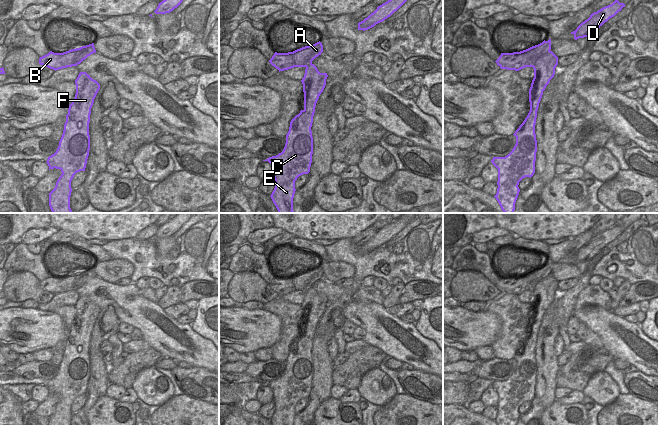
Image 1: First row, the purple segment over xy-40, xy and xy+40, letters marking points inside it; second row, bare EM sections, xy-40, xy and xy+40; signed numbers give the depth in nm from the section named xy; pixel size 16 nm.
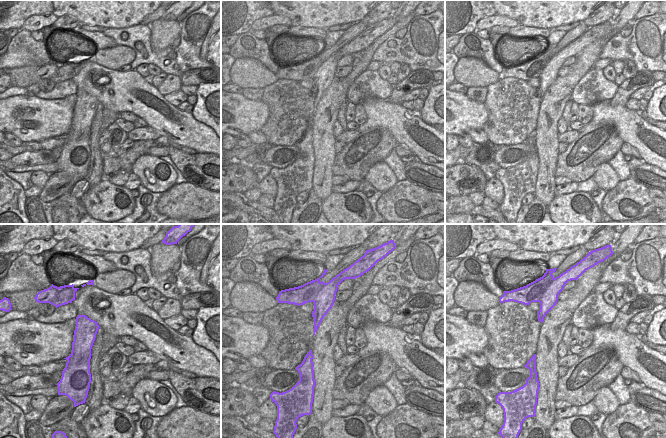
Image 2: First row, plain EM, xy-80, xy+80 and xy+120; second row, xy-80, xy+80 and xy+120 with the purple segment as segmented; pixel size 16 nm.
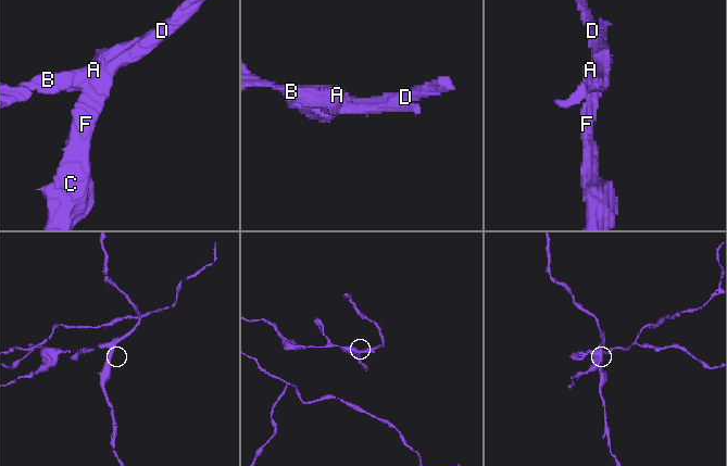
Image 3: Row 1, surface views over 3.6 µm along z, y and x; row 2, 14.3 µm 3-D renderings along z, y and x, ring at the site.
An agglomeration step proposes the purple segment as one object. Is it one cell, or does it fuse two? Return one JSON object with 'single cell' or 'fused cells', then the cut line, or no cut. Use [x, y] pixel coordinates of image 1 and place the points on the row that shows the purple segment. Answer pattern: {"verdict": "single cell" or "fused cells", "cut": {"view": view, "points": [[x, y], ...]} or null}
{"verdict": "fused cells", "cut": {"view": "xy+40", "points": [[549, 50], [536, 61], [533, 67]]}}

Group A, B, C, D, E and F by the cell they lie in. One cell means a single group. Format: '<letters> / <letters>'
A B / C D E F

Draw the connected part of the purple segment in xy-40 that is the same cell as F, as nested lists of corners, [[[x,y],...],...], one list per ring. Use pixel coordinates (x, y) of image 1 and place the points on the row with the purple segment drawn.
[[[80,72],[75,80],[76,94],[69,105],[68,114],[59,146],[54,154],[48,157],[50,169],[60,169],[62,174],[58,178],[55,188],[49,193],[49,206],[53,213],[73,213],[70,208],[72,192],[71,181],[77,172],[85,171],[90,150],[89,122],[94,99],[100,89],[100,84],[86,72]]]

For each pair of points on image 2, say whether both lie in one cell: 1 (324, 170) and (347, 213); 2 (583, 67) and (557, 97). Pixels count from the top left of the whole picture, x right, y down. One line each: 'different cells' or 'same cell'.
1: different cells
2: same cell

